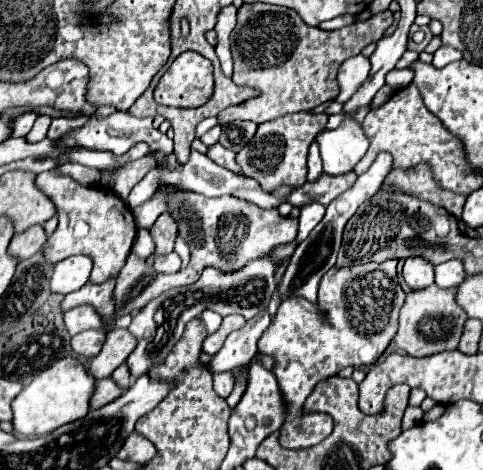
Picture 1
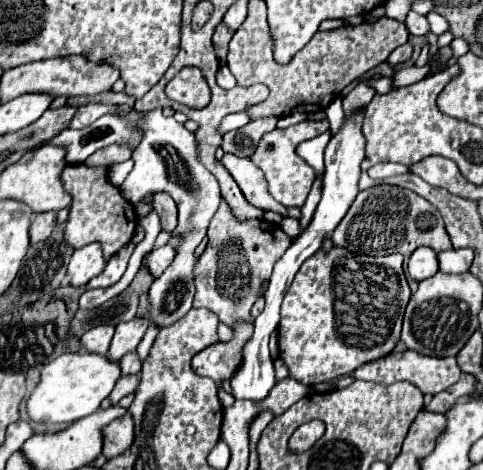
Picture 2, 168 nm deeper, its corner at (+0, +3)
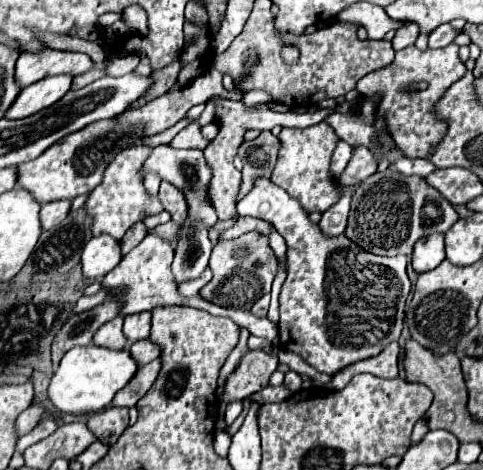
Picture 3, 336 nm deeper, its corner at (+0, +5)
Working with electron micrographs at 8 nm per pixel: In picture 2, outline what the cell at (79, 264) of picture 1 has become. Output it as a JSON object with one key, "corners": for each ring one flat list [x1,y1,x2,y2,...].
{"corners":[[89,243,71,255,71,261,67,265,67,277,71,285,81,287,91,277,99,275,103,269,105,269,105,259,99,245]]}

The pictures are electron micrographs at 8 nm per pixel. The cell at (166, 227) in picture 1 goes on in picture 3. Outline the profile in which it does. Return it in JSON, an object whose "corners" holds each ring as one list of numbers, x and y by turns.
{"corners":[[161,181,159,199,161,199,161,203,165,205,165,209,171,213,171,221,173,221,173,223,183,223,183,221,187,219,187,213,189,213,187,199,185,199,183,191,177,189,173,183]]}

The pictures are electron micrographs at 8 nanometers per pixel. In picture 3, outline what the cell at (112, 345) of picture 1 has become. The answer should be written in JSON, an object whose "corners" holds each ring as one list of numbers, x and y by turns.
{"corners":[[151,311,127,315,123,331,125,331,129,343,135,343,139,339,147,339,149,331,151,331]]}

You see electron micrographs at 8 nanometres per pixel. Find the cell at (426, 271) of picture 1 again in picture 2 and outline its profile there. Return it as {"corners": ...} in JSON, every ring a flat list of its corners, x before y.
{"corners":[[419,247,415,249,415,253,409,257,409,275,415,281,423,281,427,277,433,277,439,267,437,267,437,253,433,249,427,247]]}

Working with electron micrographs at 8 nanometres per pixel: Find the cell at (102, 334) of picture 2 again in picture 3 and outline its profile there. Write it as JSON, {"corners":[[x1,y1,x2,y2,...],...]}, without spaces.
{"corners":[[115,317,109,323,101,325,99,331,93,337,93,343,101,345,101,347,109,347,109,349,127,347,129,341,127,341,127,337,123,333,123,317]]}

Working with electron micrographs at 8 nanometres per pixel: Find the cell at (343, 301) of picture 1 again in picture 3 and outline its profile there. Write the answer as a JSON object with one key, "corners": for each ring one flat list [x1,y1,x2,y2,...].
{"corners":[[257,179,253,191,237,203,239,215,249,215,271,223,279,235,287,241,287,261,289,273,279,295,279,339,281,349,301,355,311,367,321,373,333,375,343,367,355,363,357,359,367,359,379,355,387,343,397,341,403,329,403,309,411,289,407,277,407,259,399,257,379,257,369,251,363,251,345,235,327,237,321,233,319,225,309,219,309,213,303,211,301,203,293,199,287,191,273,185,269,179]]}

